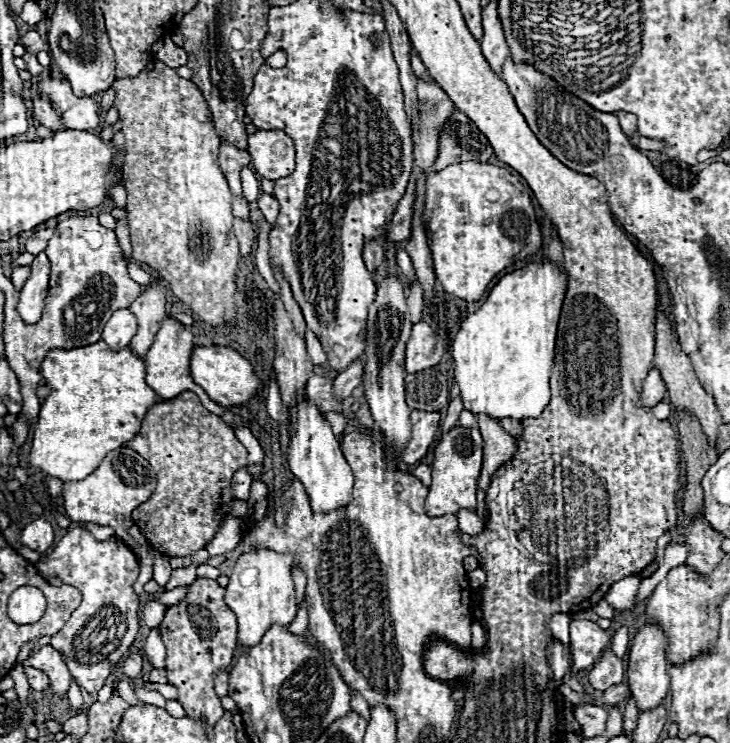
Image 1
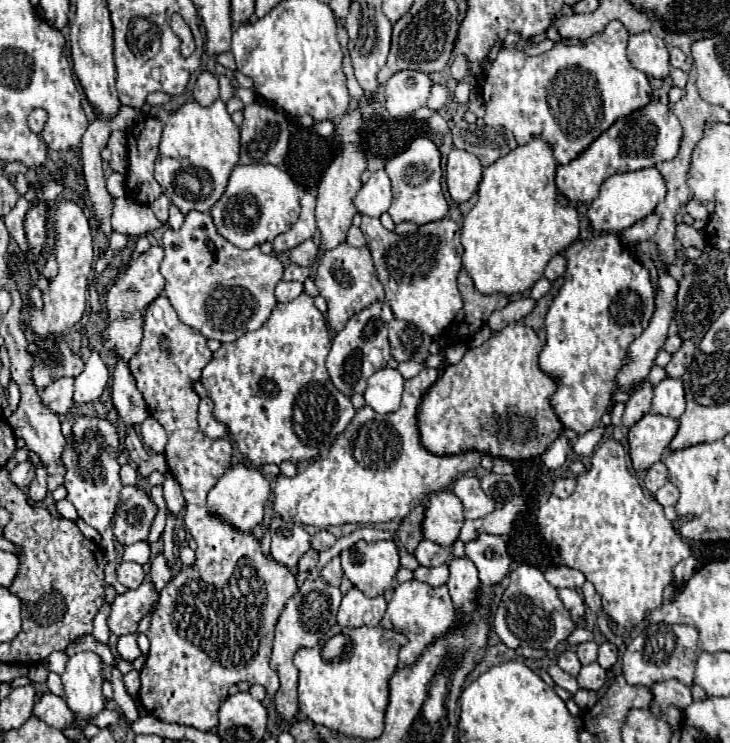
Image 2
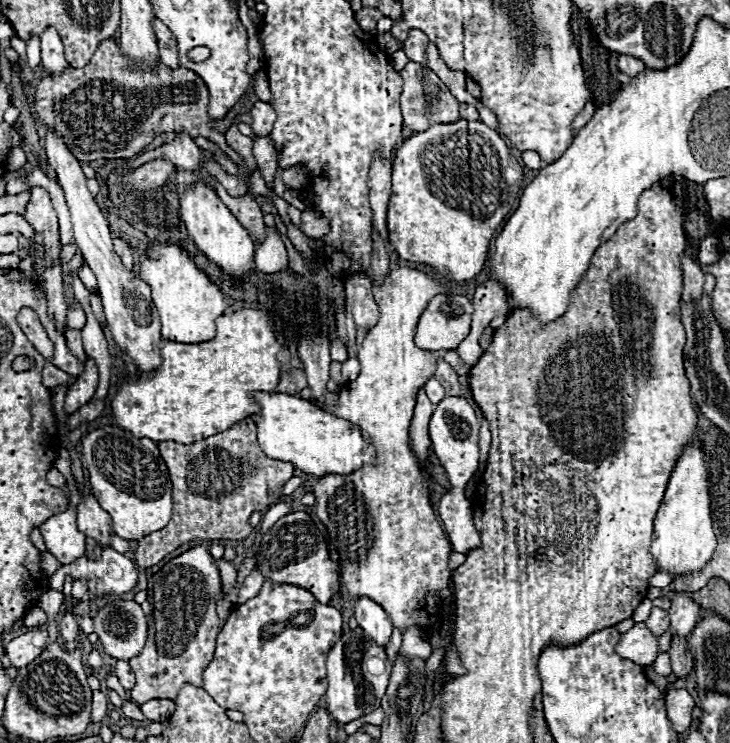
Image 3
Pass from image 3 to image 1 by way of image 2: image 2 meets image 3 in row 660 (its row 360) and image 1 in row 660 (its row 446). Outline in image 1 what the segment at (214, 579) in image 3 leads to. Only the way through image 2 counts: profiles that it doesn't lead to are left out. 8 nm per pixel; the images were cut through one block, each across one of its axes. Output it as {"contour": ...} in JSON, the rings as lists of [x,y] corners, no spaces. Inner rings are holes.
{"contour":[[[204,578],[194,580],[188,586],[186,598],[166,610],[166,616],[160,624],[160,634],[162,634],[162,642],[166,646],[168,680],[170,680],[170,684],[174,684],[178,688],[180,704],[184,706],[188,716],[194,716],[194,718],[204,716],[206,722],[212,726],[224,714],[220,698],[214,694],[214,680],[220,672],[228,670],[228,666],[232,662],[234,648],[236,648],[236,616],[224,602],[224,588],[220,588],[216,580],[204,580]]]}

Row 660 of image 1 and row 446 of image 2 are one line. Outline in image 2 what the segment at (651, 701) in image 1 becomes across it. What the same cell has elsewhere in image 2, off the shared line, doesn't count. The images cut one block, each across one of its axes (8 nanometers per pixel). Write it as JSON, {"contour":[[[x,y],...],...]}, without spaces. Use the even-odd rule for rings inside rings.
{"contour":[[[646,414],[640,422],[630,428],[628,446],[634,470],[648,470],[652,464],[660,462],[664,450],[678,432],[678,420],[670,416]]]}

